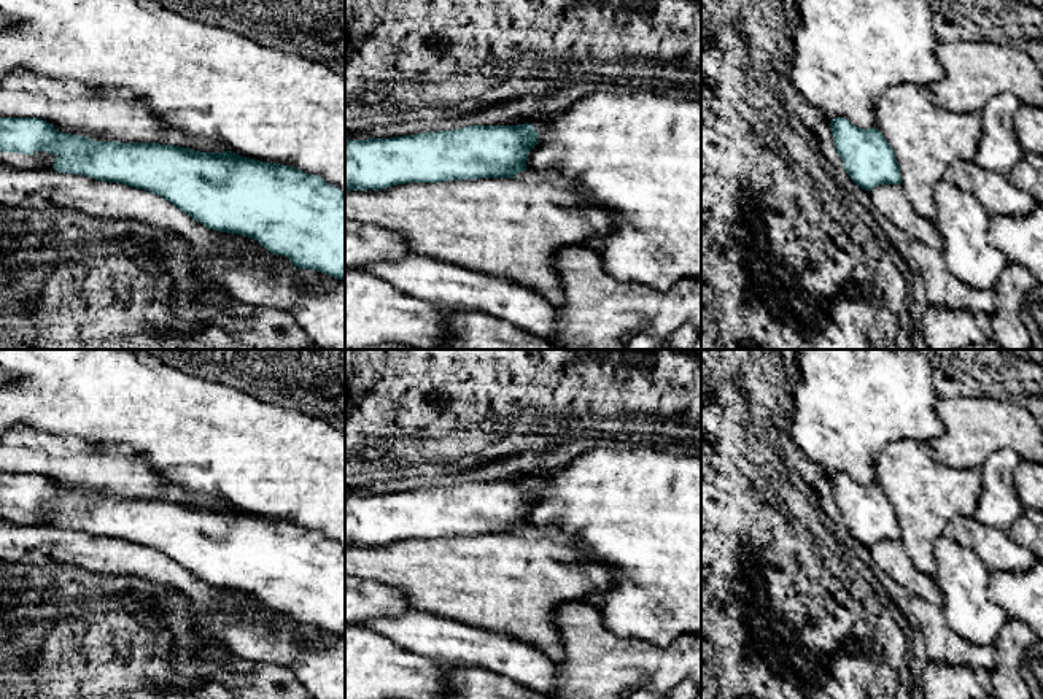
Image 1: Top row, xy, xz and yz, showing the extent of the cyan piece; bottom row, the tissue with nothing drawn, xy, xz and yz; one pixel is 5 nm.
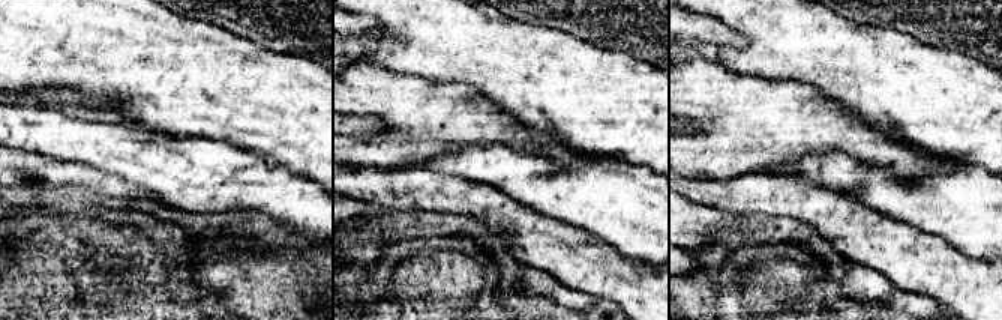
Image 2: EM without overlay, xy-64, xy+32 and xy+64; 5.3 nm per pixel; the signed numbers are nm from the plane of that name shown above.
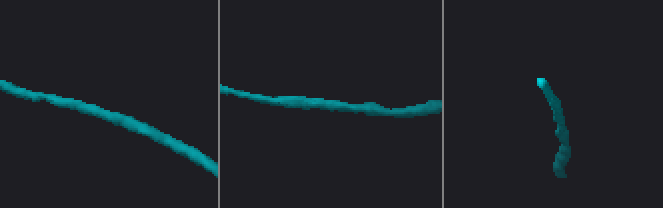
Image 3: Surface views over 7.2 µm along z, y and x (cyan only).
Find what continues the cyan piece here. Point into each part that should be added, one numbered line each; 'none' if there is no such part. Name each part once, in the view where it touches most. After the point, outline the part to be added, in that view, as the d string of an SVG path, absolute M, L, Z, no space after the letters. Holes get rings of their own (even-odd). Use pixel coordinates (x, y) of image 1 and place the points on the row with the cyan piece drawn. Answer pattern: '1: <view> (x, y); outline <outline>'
none

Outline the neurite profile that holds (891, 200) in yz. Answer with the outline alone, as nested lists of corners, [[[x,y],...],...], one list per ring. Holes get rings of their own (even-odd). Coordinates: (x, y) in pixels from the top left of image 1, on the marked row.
[[[884,183],[868,194],[874,208],[903,230],[909,240],[916,240],[935,249],[943,249],[944,240],[936,222],[932,222],[914,211],[901,184],[894,186]]]

